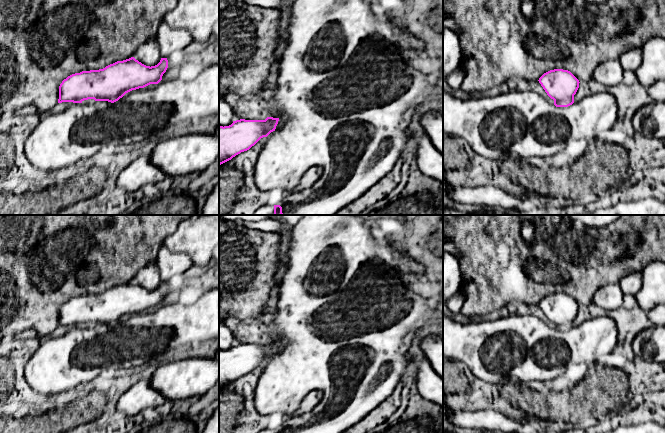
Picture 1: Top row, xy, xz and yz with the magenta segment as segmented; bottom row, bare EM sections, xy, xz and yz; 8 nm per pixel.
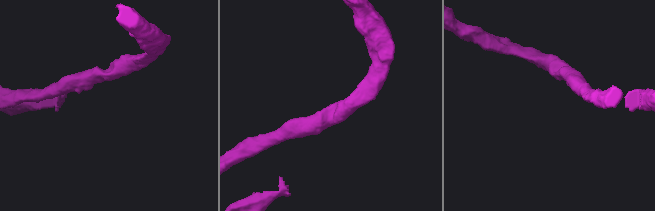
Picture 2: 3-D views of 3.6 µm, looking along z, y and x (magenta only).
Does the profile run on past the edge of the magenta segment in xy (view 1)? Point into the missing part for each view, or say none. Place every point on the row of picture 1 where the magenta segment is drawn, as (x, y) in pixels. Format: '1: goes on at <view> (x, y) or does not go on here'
1: does not go on here

